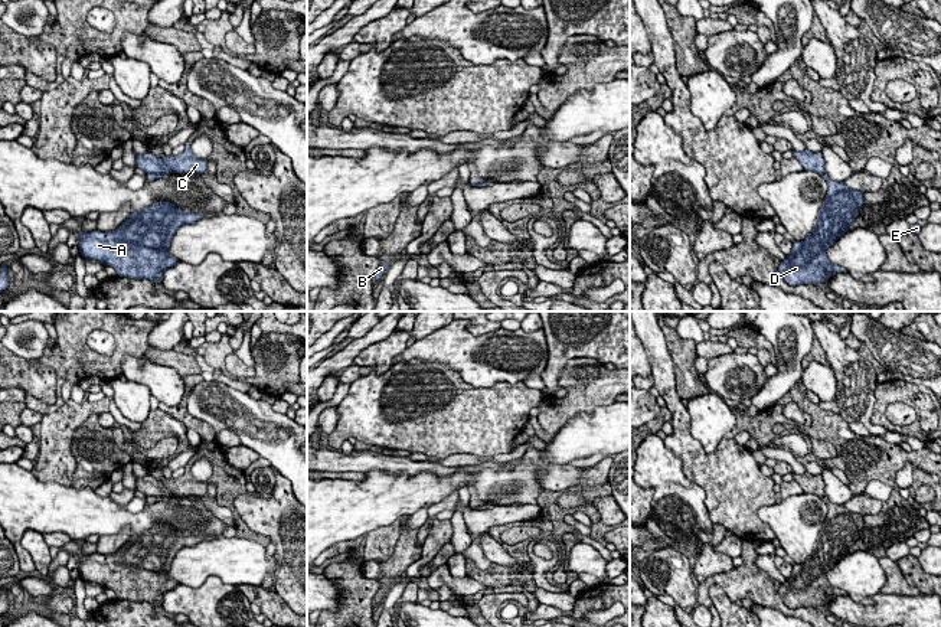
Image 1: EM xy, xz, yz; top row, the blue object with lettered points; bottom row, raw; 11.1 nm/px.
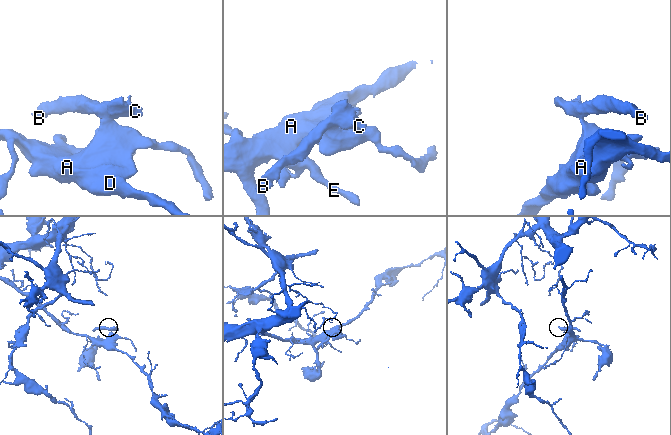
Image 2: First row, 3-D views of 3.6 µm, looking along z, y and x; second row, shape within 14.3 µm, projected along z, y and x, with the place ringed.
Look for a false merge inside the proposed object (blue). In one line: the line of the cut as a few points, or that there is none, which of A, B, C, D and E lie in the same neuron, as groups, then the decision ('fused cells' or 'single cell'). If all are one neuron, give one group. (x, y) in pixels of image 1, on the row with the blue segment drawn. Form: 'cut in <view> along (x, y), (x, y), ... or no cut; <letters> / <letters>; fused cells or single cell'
cut in yz along (824, 172), (822, 175); A D E / B C; fused cells

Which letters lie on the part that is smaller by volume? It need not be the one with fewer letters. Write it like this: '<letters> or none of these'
B, C

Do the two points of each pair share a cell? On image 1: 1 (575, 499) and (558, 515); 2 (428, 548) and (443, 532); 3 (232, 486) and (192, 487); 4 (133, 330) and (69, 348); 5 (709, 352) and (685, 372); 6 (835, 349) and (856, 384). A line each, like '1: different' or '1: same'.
1: different
2: same
3: same
4: same
5: different
6: same

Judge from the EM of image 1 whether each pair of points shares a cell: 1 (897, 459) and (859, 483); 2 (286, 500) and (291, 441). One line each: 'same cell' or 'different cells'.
1: same cell
2: different cells

